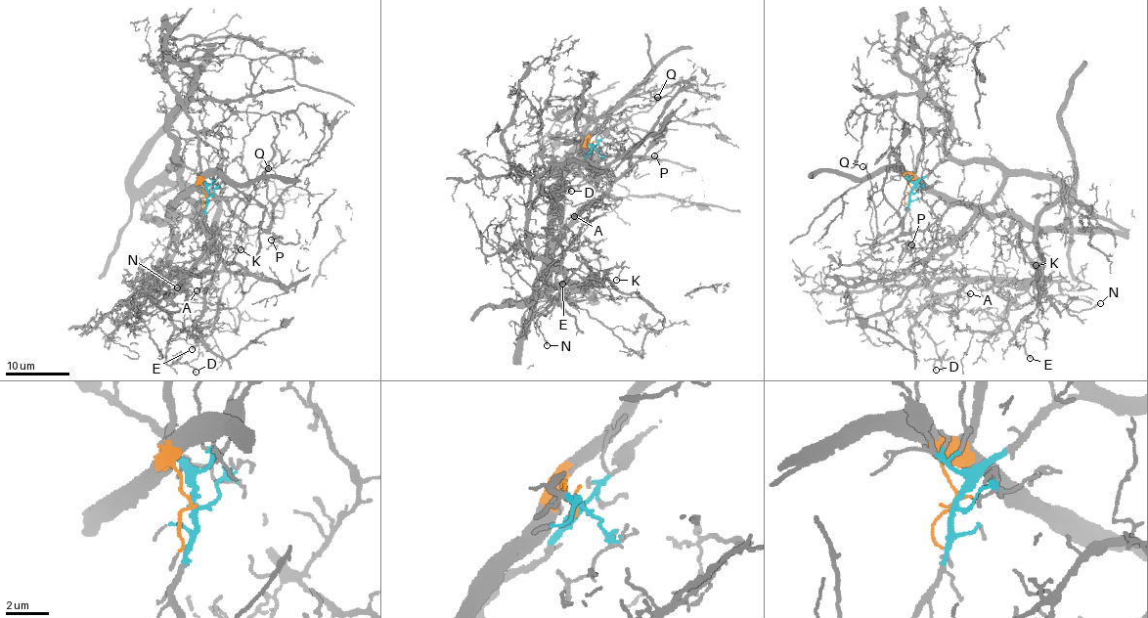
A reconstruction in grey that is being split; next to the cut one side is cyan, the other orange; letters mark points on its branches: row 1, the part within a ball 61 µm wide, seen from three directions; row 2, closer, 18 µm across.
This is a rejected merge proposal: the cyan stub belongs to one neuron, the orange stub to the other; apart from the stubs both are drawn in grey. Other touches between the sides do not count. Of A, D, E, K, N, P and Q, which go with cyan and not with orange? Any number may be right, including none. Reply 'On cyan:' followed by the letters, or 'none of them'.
On cyan: A, D, E, K, N, P, Q

